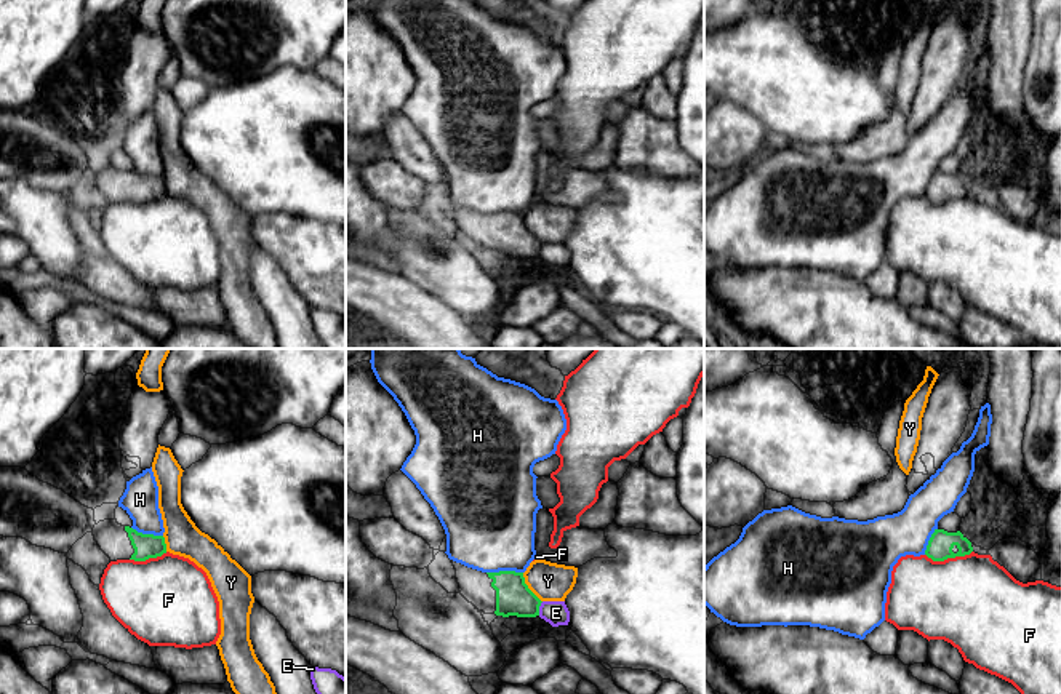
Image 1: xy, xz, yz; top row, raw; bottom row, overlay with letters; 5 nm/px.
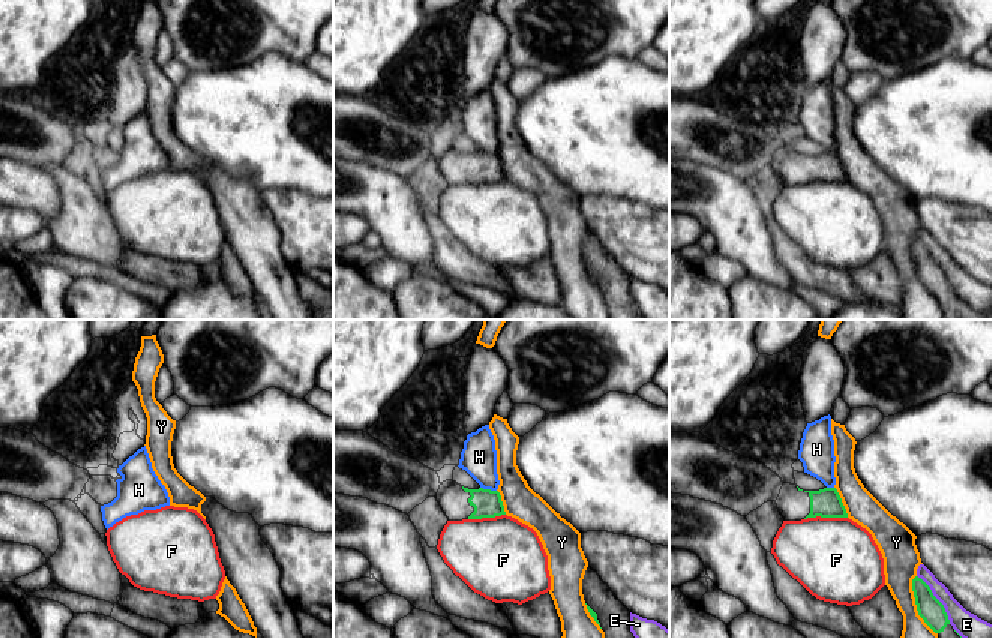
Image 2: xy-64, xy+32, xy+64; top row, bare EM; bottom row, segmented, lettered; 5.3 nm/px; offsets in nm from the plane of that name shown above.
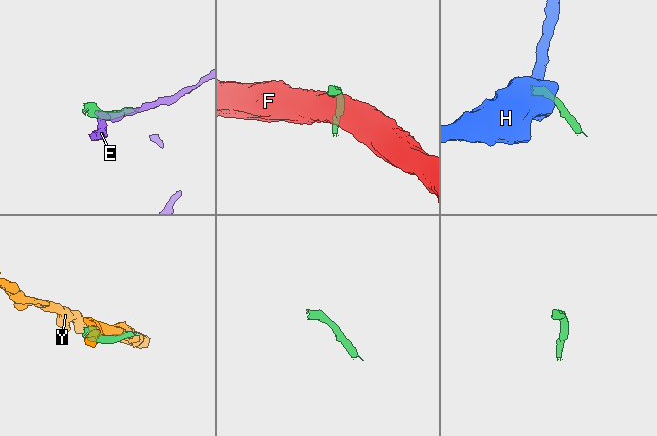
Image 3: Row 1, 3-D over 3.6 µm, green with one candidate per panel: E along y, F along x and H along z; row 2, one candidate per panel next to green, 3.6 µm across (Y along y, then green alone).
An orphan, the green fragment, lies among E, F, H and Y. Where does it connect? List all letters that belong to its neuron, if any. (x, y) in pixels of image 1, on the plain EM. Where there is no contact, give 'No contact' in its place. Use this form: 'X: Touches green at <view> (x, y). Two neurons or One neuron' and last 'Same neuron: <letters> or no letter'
E: Touches green at xz (538, 250). Two neurons
F: Touches green at yz (948, 199). Two neurons
H: Touches green at xz (504, 213). Two neurons
Y: Touches green at xz (527, 229). Two neurons
Same neuron: no letter

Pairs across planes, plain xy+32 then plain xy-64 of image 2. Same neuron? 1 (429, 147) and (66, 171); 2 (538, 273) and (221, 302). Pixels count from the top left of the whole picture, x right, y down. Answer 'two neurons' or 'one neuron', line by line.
1: two neurons
2: two neurons

